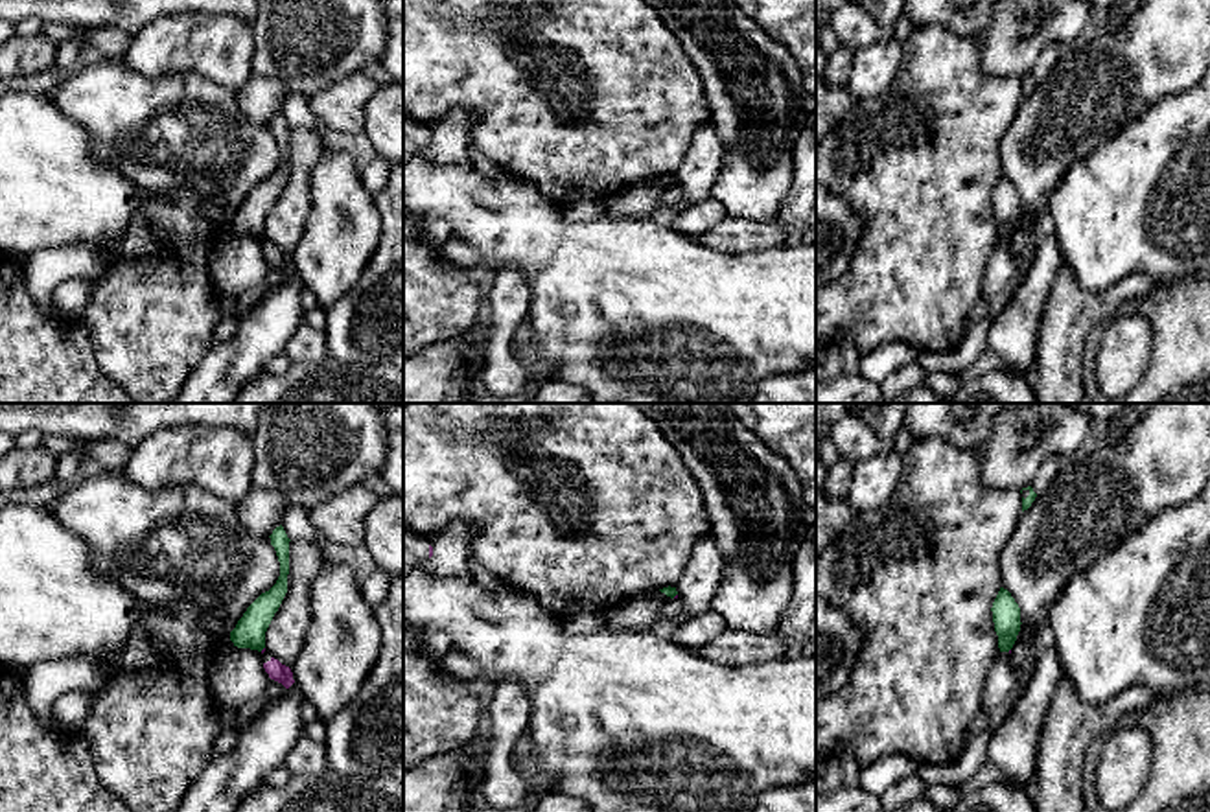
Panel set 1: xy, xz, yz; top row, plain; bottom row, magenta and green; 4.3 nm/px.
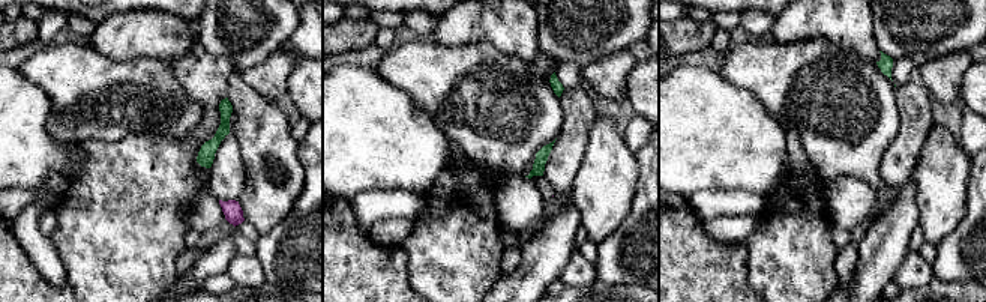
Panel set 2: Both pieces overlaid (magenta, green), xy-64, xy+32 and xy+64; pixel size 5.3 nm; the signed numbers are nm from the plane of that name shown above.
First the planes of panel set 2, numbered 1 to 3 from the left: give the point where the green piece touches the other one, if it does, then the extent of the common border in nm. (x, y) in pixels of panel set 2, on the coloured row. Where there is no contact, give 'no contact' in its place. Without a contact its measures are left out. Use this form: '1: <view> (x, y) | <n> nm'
1: no contact
2: no contact
3: no contact

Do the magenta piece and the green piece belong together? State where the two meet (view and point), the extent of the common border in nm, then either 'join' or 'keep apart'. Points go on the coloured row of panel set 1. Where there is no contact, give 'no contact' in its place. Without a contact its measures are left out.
no contact; keep apart

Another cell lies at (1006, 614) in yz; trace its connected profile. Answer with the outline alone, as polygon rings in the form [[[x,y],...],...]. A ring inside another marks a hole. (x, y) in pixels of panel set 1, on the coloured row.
[[[1000,587],[991,611],[995,632],[998,635],[998,648],[1000,652],[1009,652],[1020,632],[1020,608],[1009,591]]]

